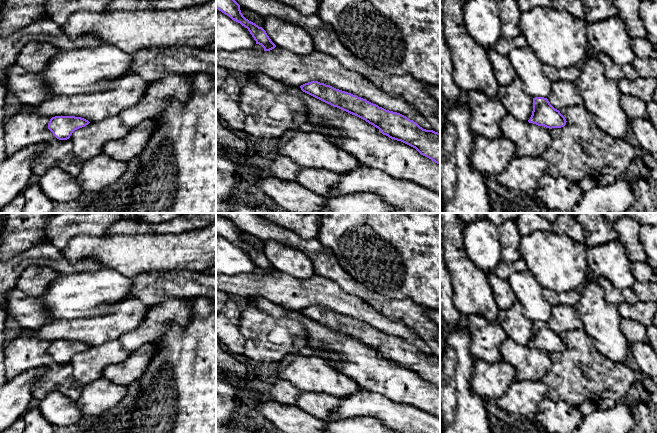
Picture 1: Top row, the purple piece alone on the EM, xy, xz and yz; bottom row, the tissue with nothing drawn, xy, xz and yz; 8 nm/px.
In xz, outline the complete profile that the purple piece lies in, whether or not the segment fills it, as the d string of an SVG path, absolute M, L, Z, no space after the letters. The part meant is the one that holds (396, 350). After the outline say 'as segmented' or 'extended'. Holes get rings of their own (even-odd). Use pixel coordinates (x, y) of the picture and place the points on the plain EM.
M318 305L305 307L300 312L333 331L365 344L383 359L415 372L421 379L440 389L440 357L423 353L400 337L386 334L366 323Z; as segmented

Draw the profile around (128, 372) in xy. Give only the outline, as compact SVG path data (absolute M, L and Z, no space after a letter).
M153 344L143 345L130 352L125 361L108 366L103 371L102 377L117 385L134 385L146 371L154 353L155 346Z

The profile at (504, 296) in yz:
M490 273L488 278L498 309L500 311L510 309L517 299L507 279L499 278L495 273Z

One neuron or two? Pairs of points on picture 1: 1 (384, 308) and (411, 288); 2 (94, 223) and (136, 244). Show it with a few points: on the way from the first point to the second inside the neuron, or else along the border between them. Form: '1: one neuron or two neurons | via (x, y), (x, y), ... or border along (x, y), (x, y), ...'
1: two neurons | border along (375, 290), (392, 298), (410, 298), (420, 305)
2: two neurons | border along (79, 235), (103, 236)

